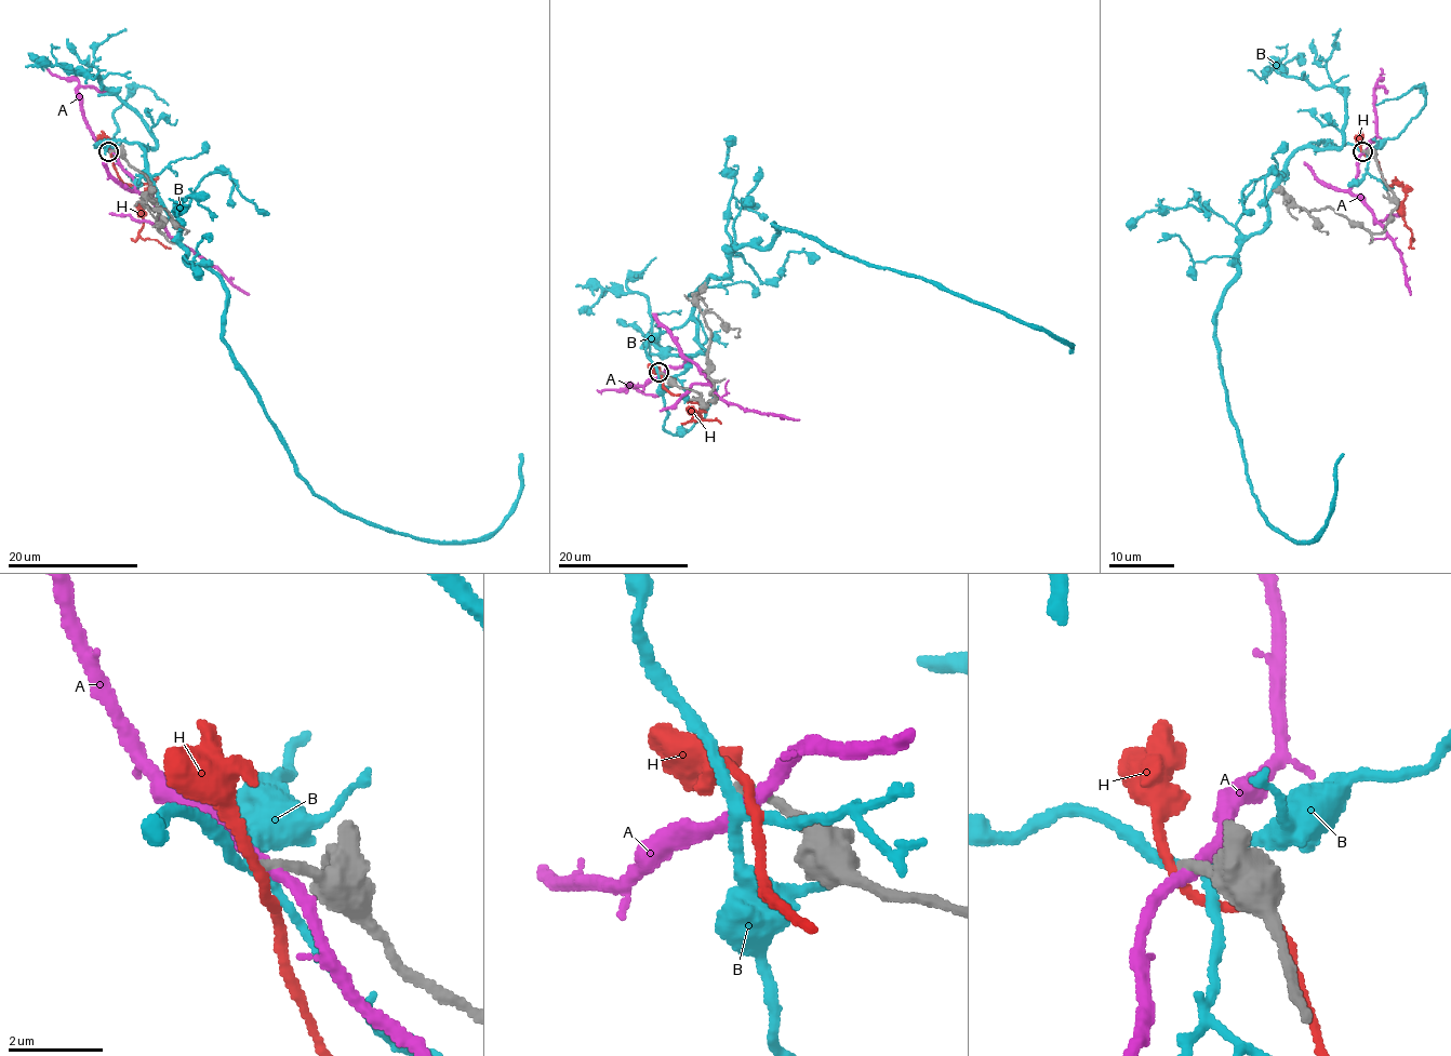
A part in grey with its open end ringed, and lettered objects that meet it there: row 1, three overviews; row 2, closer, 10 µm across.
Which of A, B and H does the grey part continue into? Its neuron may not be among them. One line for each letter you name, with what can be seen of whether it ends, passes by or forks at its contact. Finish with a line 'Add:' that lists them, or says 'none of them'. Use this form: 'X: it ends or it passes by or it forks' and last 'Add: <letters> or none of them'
Add: none of them

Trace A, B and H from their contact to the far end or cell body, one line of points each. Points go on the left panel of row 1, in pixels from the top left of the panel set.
A: (110, 150), (136, 190), (149, 198), (158, 211), (158, 219), (177, 240), (209, 259), (231, 282), (249, 294)
B: (109, 150), (145, 150), (313, 491), (469, 542), (508, 513), (519, 454)
H: (110, 150), (117, 175), (125, 184), (149, 185), (140, 204), (143, 226), (138, 234), (171, 249)

